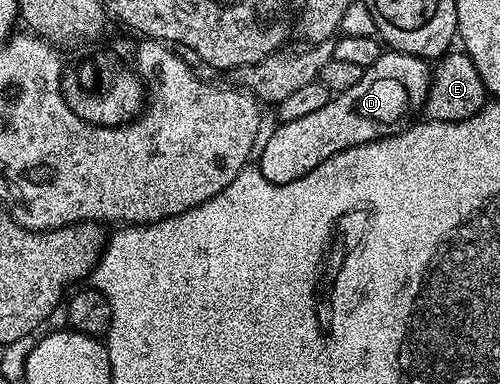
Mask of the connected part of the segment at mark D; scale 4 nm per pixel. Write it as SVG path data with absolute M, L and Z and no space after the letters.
M395 51L381 52L371 67L364 70L364 74L354 87L344 93L337 93L319 111L305 115L303 119L294 119L277 124L277 129L268 137L268 142L261 144L258 149L260 162L258 168L269 185L295 185L305 177L318 163L330 159L330 155L338 155L350 147L358 147L362 143L376 141L379 137L391 137L399 133L413 120L415 113L419 114L424 107L424 100L428 94L430 80L430 65L425 58L415 57L409 53Z

